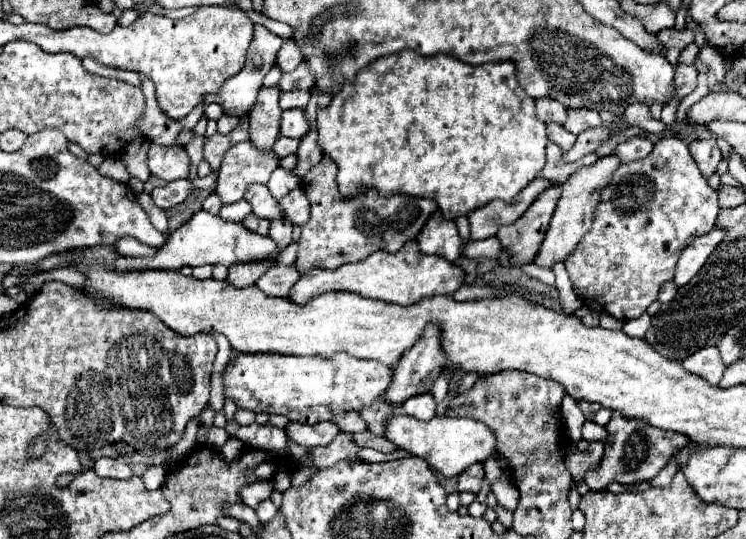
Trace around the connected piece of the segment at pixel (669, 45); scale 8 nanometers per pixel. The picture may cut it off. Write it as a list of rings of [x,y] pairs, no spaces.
[[[684,27],[684,29],[662,29],[662,33],[658,33],[658,39],[660,43],[666,47],[666,59],[670,63],[676,63],[680,51],[694,43],[694,29],[692,27]]]

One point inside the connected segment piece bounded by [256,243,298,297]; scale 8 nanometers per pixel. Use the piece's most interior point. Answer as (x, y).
(279, 279)

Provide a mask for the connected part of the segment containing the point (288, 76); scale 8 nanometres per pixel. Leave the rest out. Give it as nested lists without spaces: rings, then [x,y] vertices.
[[[302,61],[294,71],[282,73],[282,79],[280,79],[278,87],[282,91],[290,91],[290,89],[306,89],[306,91],[310,91],[314,87],[314,75],[310,73],[308,63]]]

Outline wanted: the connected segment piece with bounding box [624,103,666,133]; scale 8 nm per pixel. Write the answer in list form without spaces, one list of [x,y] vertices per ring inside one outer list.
[[[642,103],[630,105],[630,107],[626,109],[624,117],[626,117],[628,123],[632,123],[632,125],[636,125],[636,127],[648,131],[648,133],[662,133],[662,131],[666,129],[666,125],[664,125],[662,121],[652,119],[648,105],[642,105]]]

